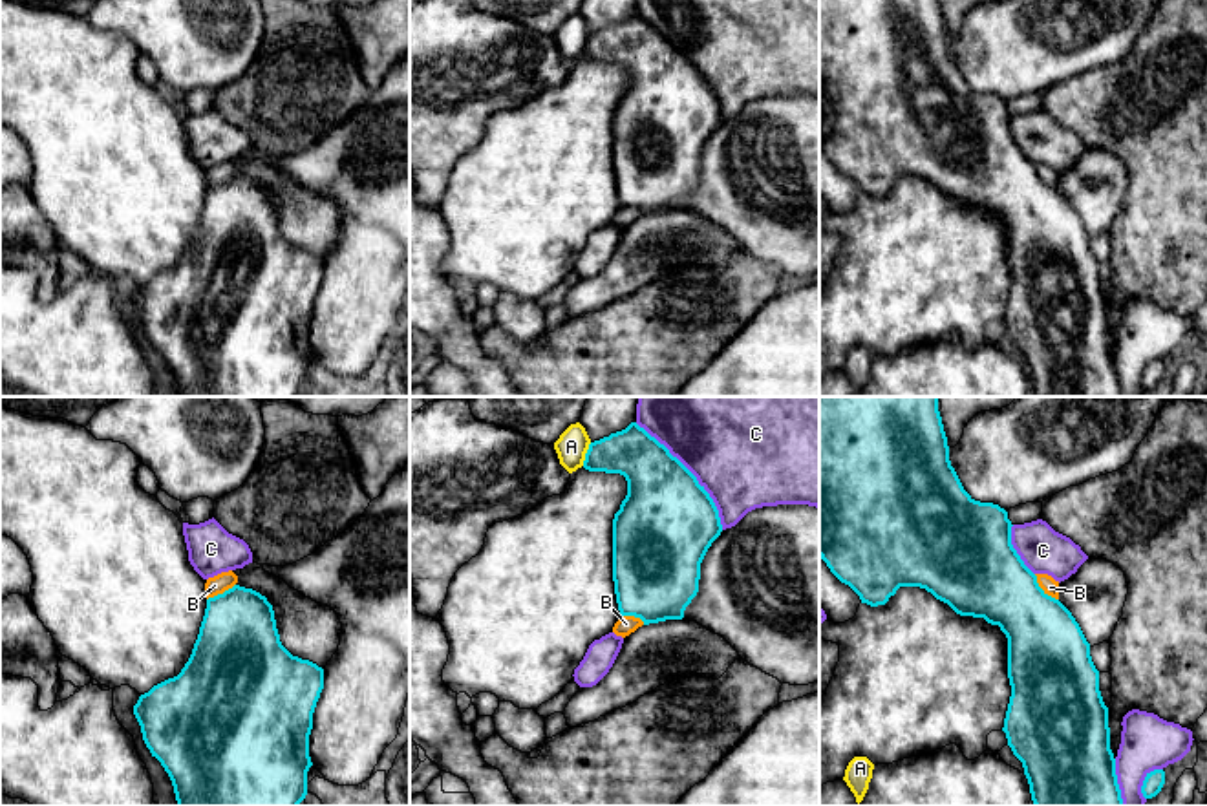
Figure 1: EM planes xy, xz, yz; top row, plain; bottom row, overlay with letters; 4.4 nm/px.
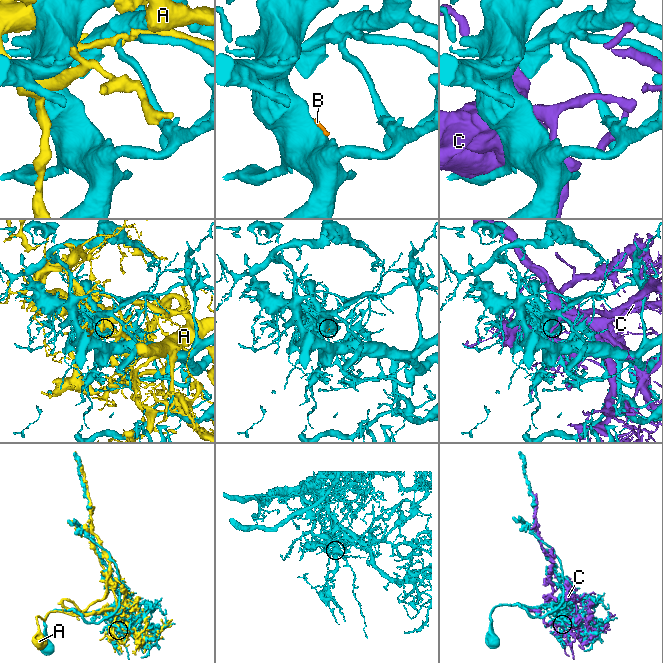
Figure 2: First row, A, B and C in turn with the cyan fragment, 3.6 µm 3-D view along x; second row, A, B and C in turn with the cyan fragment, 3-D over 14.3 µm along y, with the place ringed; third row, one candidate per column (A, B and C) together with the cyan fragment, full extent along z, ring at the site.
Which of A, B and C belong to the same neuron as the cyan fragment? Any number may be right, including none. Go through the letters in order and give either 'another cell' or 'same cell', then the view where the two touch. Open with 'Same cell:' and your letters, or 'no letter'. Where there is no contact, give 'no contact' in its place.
Same cell: no letter
A: another cell | xz
B: another cell | yz
C: another cell | xz

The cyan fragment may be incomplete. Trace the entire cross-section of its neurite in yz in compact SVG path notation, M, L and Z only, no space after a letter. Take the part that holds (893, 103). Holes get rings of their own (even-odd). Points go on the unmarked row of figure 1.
M819 0L819 148L830 163L849 175L871 197L885 196L900 177L920 177L936 190L947 194L960 207L984 208L999 216L1008 228L1008 269L1011 287L1002 322L1013 345L1022 353L1035 397L1123 397L1116 366L1116 349L1110 340L1108 298L1099 281L1099 261L1090 247L1079 214L1072 203L1055 188L1048 186L1037 174L1037 166L1024 155L1011 135L1011 111L1008 102L993 93L975 91L962 77L949 51L949 37L938 0Z

